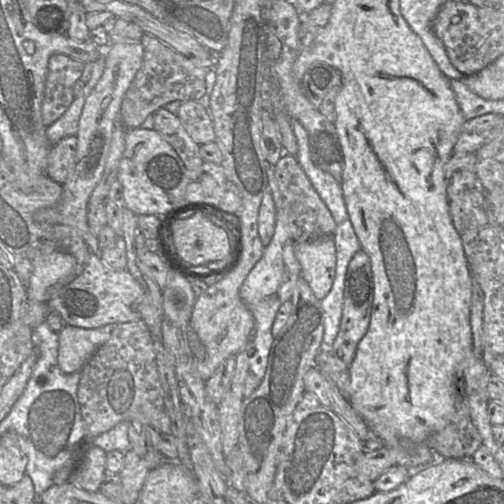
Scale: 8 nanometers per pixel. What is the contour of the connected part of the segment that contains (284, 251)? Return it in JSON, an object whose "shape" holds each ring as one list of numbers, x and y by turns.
{"shape":[[278,187,269,190,262,201,258,218,259,238,265,245,259,261,251,269,240,287,240,297,251,311,255,326,251,333,250,345,254,352,249,358,249,373,263,378,267,365,269,347,273,338,272,325,283,303,294,292,295,284,301,273,299,262,294,252,294,242,284,228,284,211]]}

